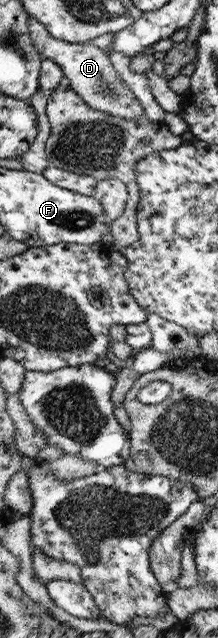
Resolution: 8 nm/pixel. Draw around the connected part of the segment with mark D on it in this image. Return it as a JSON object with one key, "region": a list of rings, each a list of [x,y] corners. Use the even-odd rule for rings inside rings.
{"region":[[[31,18],[31,32],[33,44],[39,49],[41,56],[48,60],[57,61],[65,71],[65,84],[80,93],[90,109],[106,112],[118,118],[133,120],[145,113],[144,106],[137,99],[137,95],[125,84],[121,75],[113,67],[109,53],[102,49],[86,44],[71,43],[58,40],[41,21]]]}

